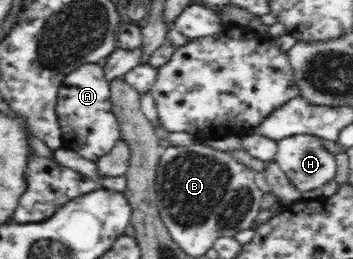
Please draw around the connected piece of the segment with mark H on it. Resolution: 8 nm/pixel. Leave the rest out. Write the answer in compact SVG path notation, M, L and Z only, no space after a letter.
M317 135L278 140L275 161L301 193L321 188L336 175L335 155L325 149Z

